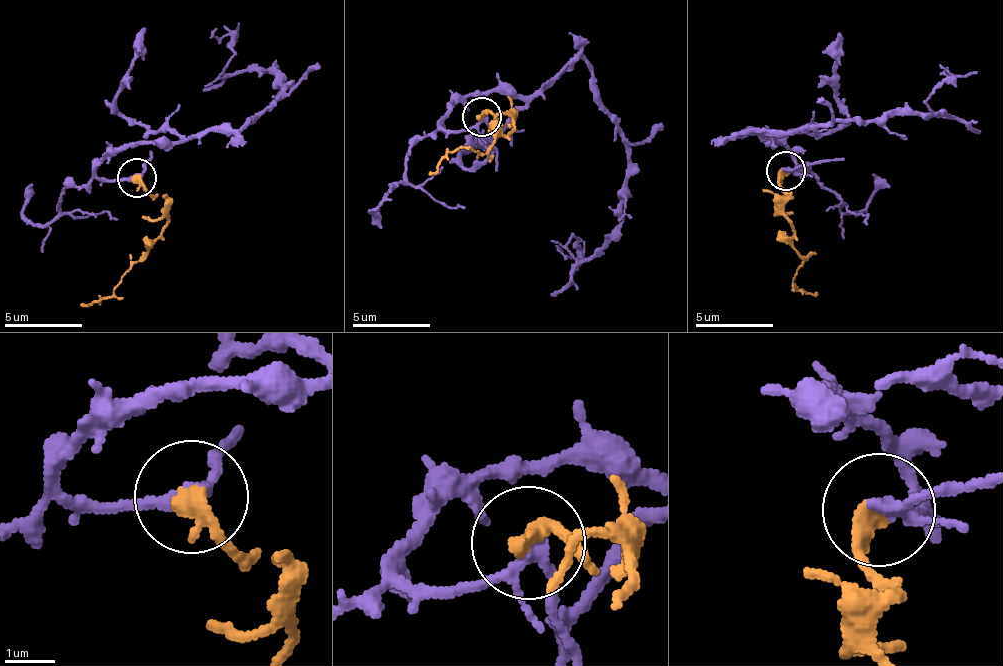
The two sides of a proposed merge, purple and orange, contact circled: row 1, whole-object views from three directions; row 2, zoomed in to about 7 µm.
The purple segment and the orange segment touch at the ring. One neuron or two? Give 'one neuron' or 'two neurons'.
one neuron

